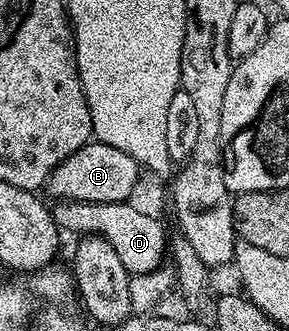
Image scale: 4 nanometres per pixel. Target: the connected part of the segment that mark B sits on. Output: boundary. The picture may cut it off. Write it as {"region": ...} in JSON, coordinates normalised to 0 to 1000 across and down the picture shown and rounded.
{"region":[[[315,429],[294,435],[277,453],[263,453],[263,465],[221,477],[221,489],[208,489],[173,517],[166,571],[173,568],[180,589],[201,592],[187,598],[204,607],[263,604],[270,610],[401,610],[419,616],[443,604],[481,535],[484,502],[453,471],[429,465],[429,453],[401,453],[401,441]]]}

